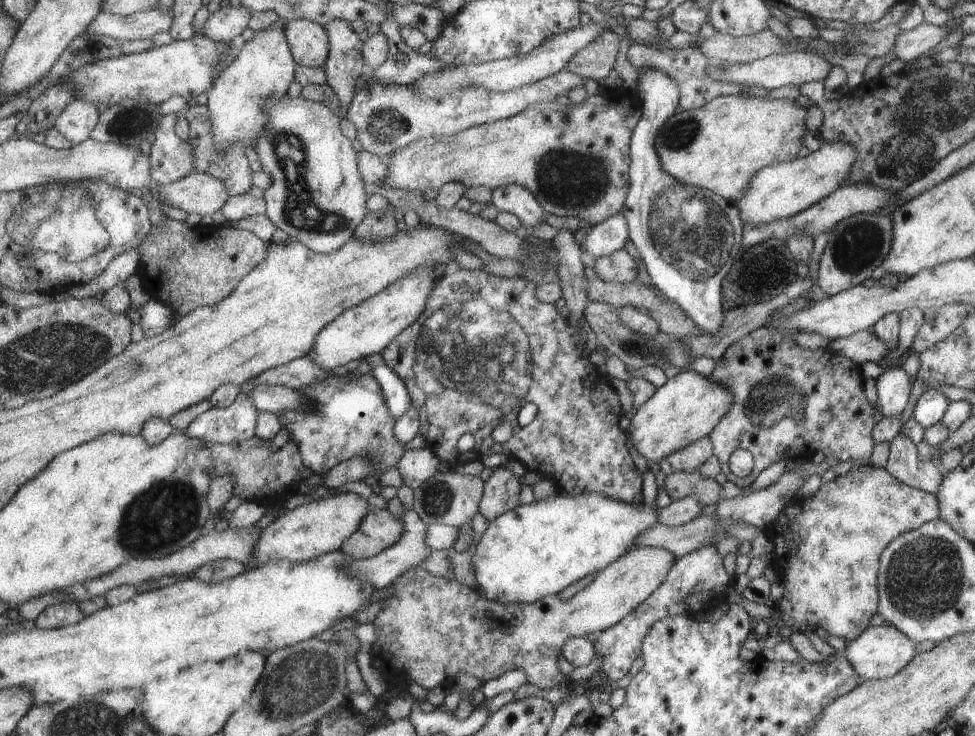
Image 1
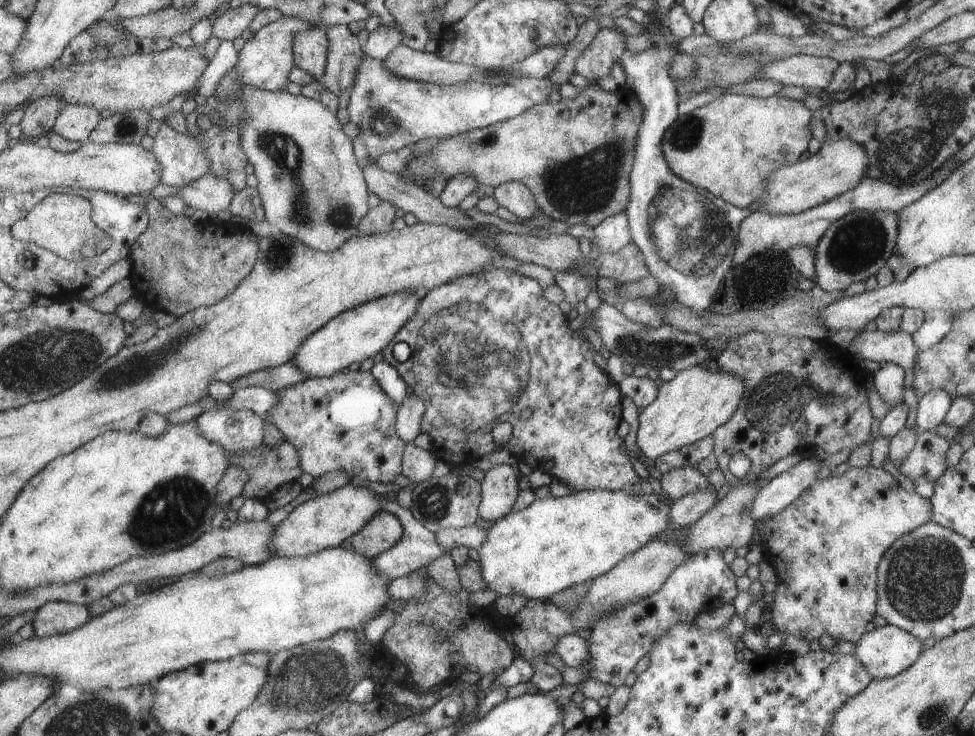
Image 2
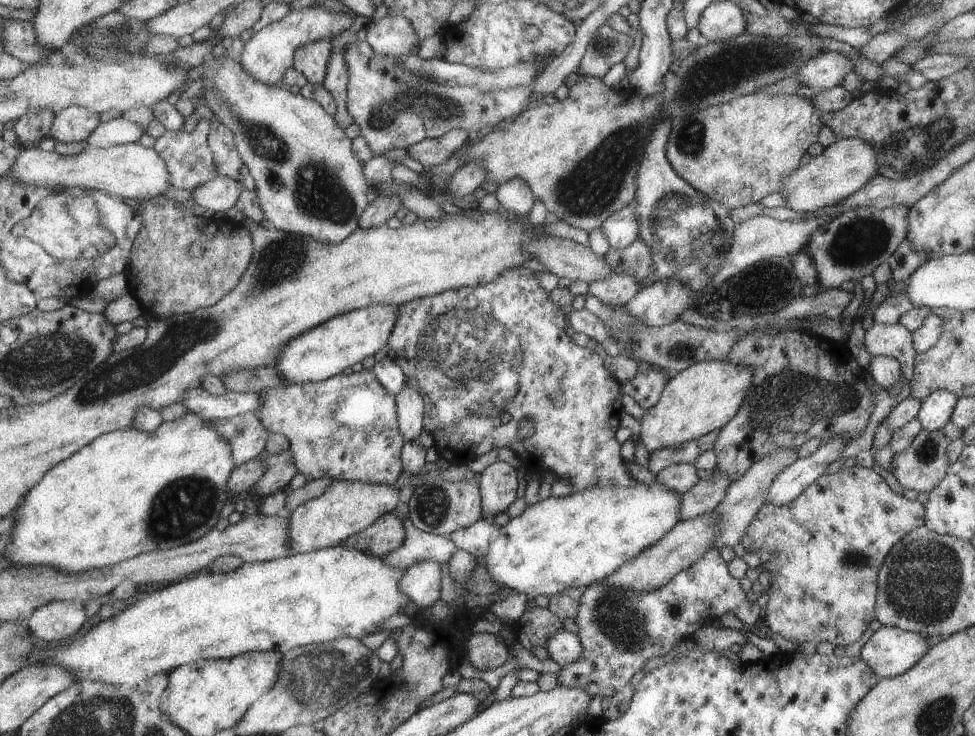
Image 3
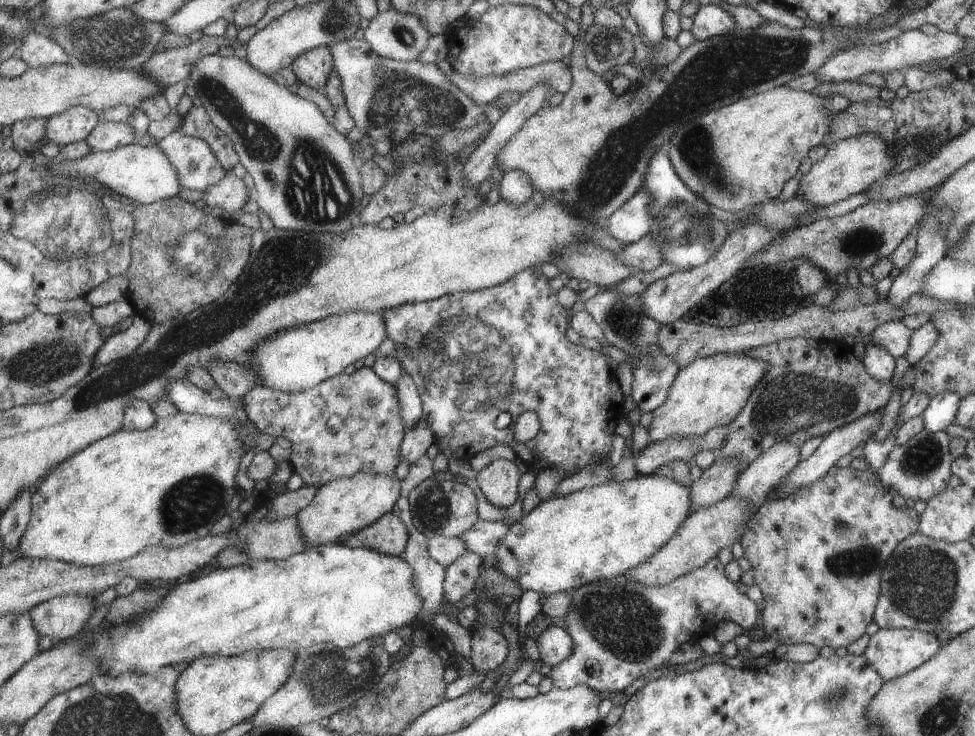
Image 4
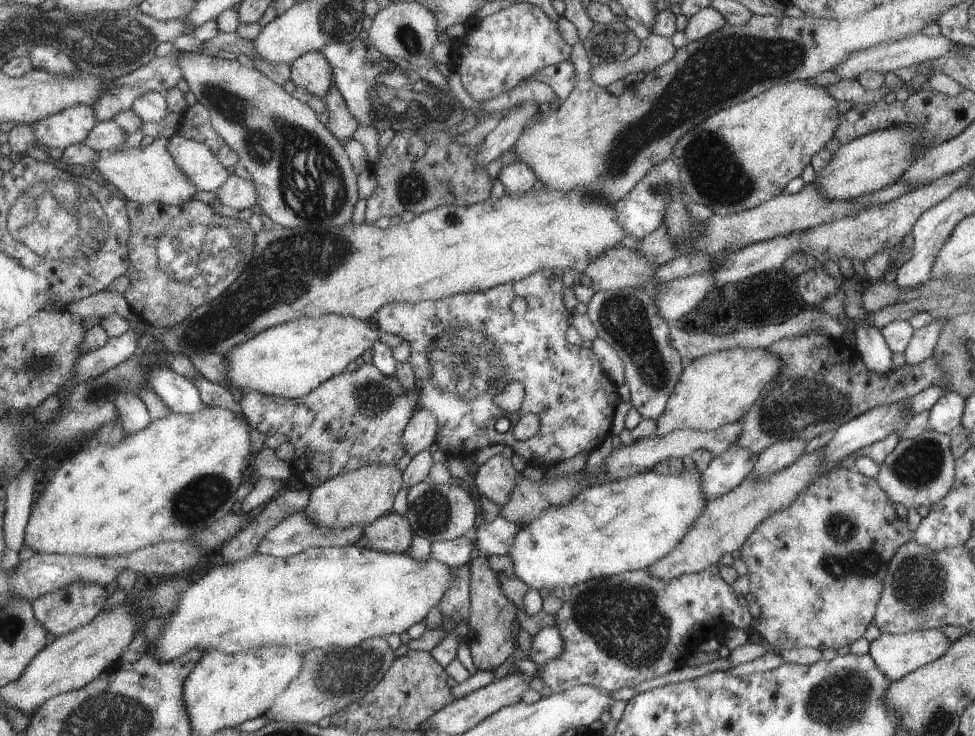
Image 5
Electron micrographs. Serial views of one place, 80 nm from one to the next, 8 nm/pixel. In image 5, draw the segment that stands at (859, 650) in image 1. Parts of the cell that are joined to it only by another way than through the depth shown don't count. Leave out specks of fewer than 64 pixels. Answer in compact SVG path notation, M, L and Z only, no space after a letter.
M937 629L909 630L902 634L879 634L875 640L869 642L868 656L887 680L895 681L925 664L930 664L933 660L938 660L947 648L950 648L949 640Z

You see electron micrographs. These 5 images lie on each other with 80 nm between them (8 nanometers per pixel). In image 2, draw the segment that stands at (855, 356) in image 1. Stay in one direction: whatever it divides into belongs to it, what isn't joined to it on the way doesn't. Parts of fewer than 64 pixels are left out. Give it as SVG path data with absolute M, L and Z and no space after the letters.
M877 328L873 331L860 330L849 342L847 350L873 362L894 362L903 370L912 368L915 354L919 351L912 343L912 336L899 328L890 331Z

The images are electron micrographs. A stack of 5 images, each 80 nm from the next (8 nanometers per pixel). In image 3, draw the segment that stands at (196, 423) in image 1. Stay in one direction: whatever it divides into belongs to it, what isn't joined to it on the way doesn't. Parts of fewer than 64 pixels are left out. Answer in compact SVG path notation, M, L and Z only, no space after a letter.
M239 413L237 418L209 422L214 424L224 439L232 442L237 466L264 451L269 433L253 413Z

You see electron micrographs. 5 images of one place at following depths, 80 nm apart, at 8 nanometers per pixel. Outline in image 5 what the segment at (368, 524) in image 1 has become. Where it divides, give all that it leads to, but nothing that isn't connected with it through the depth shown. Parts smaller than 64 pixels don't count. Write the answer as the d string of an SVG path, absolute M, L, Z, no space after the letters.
M390 511L368 526L363 527L355 547L375 551L405 553L413 535L413 527L403 514Z

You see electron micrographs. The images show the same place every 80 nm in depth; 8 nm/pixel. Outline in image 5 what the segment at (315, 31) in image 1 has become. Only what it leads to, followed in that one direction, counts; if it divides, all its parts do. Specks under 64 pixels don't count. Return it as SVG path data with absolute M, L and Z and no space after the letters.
M319 50L299 56L288 66L295 87L307 90L313 96L324 97L333 85L333 70Z

